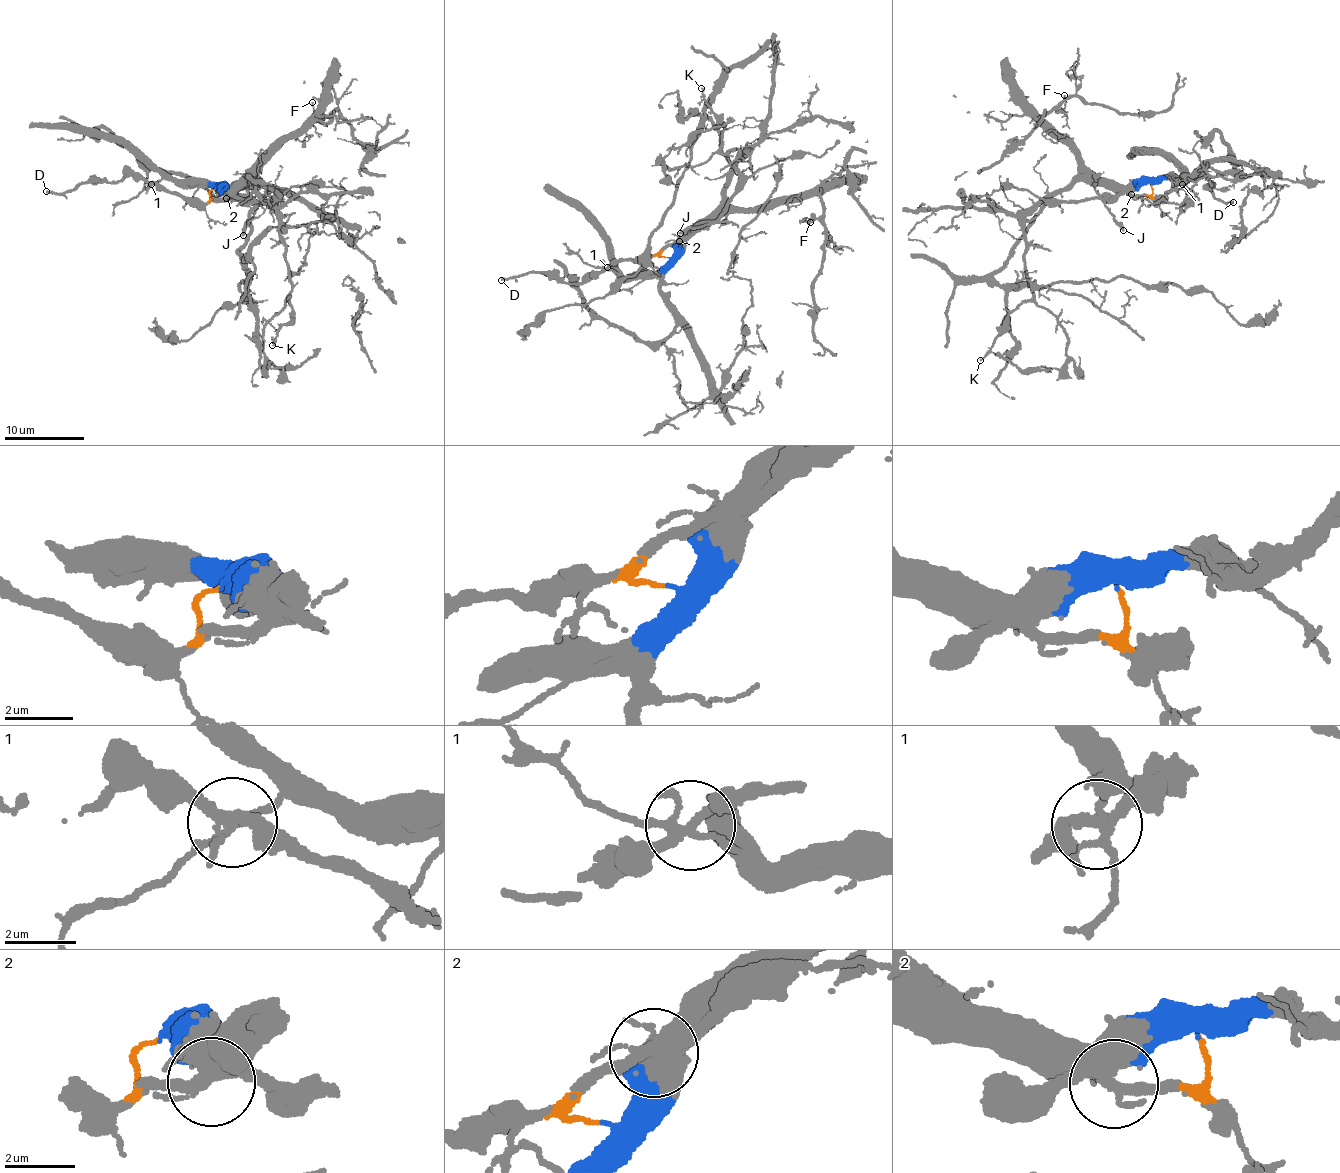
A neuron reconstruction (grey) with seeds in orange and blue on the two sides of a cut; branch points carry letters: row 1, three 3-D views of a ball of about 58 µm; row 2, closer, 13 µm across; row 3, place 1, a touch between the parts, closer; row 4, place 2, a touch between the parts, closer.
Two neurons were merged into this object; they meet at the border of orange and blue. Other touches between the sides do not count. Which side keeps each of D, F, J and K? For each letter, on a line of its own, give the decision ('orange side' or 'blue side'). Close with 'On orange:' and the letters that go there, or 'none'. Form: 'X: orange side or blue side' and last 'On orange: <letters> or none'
D: orange side
F: blue side
J: orange side
K: blue side
On orange: D, J

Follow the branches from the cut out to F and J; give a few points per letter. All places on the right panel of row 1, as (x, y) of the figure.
F: (1149, 183), (1137, 179), (1127, 186), (1109, 184), (1046, 131), (1036, 117), (1054, 109), (1065, 114), (1064, 95)
J: (1149, 183), (1152, 188), (1149, 195), (1126, 193), (1105, 203), (1113, 220), (1124, 231)

